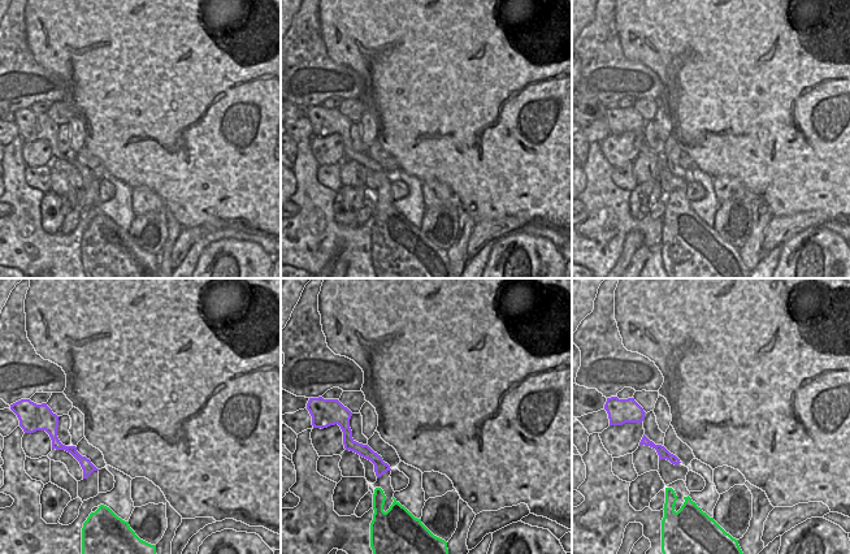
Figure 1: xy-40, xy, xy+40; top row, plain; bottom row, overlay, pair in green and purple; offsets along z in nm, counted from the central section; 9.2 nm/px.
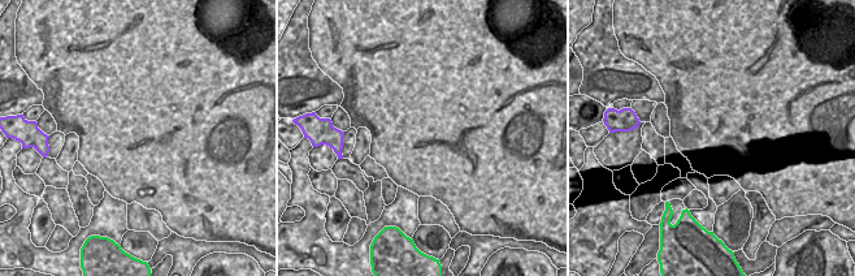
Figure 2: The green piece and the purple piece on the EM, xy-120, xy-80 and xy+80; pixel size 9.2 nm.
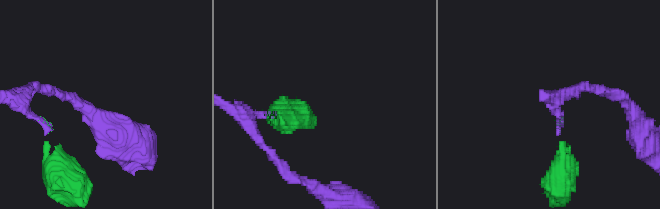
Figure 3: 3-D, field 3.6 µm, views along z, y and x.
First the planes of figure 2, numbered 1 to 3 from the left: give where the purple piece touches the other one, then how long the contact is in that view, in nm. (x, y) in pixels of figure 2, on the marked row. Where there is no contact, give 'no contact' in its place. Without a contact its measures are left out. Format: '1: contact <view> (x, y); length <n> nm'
1: no contact
2: no contact
3: no contact

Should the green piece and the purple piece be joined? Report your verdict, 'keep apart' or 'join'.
join

